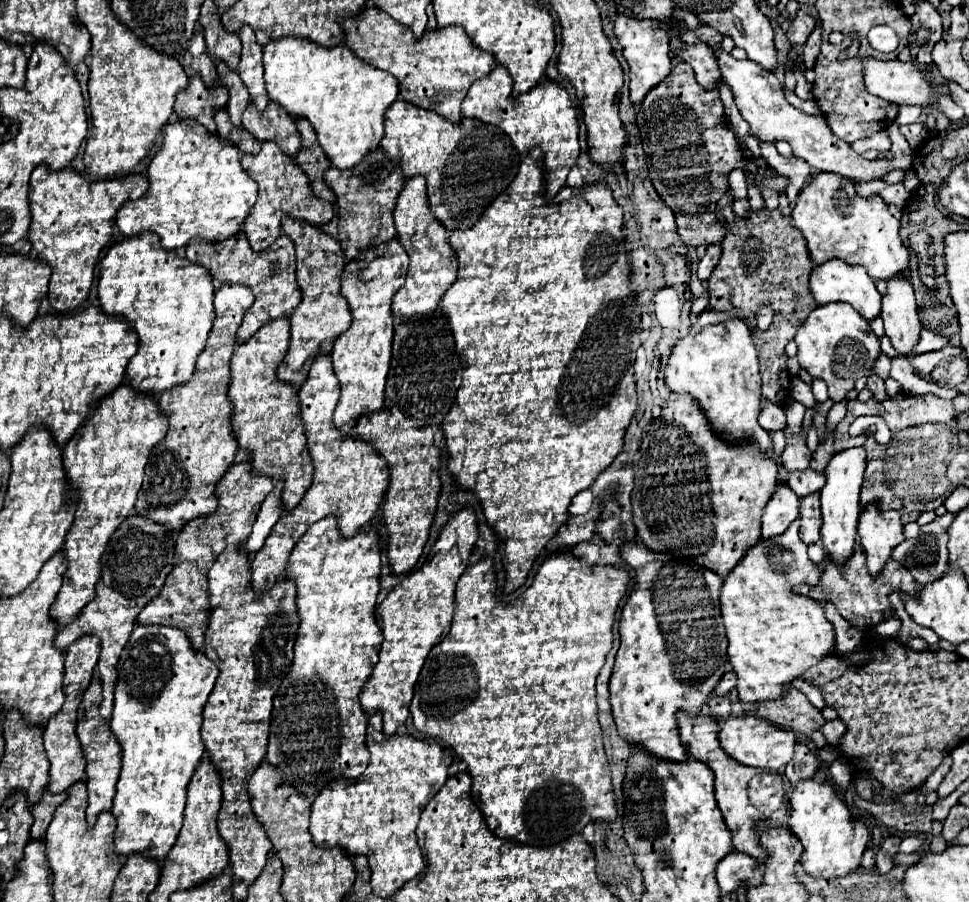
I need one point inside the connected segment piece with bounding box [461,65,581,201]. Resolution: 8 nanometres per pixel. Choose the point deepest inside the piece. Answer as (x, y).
(545, 117)

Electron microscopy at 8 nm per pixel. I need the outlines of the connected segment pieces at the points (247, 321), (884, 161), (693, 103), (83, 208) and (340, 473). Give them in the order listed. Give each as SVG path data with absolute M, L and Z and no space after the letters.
M237 233L237 237L229 237L229 241L221 241L221 245L209 245L207 241L191 241L187 245L187 259L205 267L219 285L243 285L253 291L255 303L243 317L243 323L237 331L237 343L245 343L247 339L251 339L263 325L279 317L289 317L301 301L301 291L295 281L295 249L291 239L285 235L281 235L269 249L259 253L249 249L249 243L243 233Z
M713 47L719 71L723 81L731 87L737 109L741 111L743 119L751 125L751 133L761 139L761 141L787 141L793 149L795 157L805 159L813 169L819 171L829 171L837 173L841 177L849 177L853 181L869 181L869 179L879 179L881 175L893 171L893 169L909 169L911 161L907 159L913 155L913 149L905 141L905 137L899 133L897 123L889 125L889 139L891 139L891 149L885 155L879 155L874 160L865 159L857 155L845 141L841 141L833 131L829 129L825 117L821 115L805 115L791 107L783 95L783 87L779 79L763 69L759 63L751 59L733 59L733 55L725 53L721 47Z
M683 61L645 95L635 111L647 155L649 179L663 201L675 211L681 241L693 247L719 243L725 229L715 215L715 205L729 189L729 171L737 167L757 171L755 165L743 163L743 153L739 153L739 143L725 119L719 91L703 89L693 77L689 63Z
M37 167L31 173L29 241L37 257L51 267L47 299L55 313L71 313L87 299L97 259L111 239L117 211L123 203L143 197L147 187L149 183L141 175L91 181L75 173L71 167L61 171Z
M317 357L317 363L311 365L309 377L305 385L299 389L299 415L305 427L309 455L313 459L313 481L305 491L301 503L281 515L273 533L269 533L265 545L255 553L251 561L251 587L257 595L267 593L277 583L277 577L285 571L285 557L289 557L289 549L301 539L301 535L323 517L337 517L337 527L343 537L353 537L359 533L361 525L365 525L373 513L379 509L381 499L387 489L387 469L385 461L377 457L377 451L365 441L357 443L357 435L341 437L337 429L333 429L333 409L339 397L339 381L333 373L333 365L329 357Z

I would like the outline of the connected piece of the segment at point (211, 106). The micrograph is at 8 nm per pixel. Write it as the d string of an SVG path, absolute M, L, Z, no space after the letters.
M193 77L189 81L189 87L177 95L175 113L179 119L193 119L201 123L209 133L215 133L213 115L215 111L225 109L225 105L227 105L227 93L221 83L209 89L199 77Z

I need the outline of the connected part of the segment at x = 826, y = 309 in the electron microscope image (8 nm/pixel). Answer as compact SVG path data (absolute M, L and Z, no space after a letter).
M827 303L813 309L809 317L803 321L803 325L797 329L795 343L799 347L799 365L811 377L819 377L827 383L829 397L833 401L845 399L847 391L853 389L855 381L871 371L879 355L877 335L871 331L871 325L849 303Z

